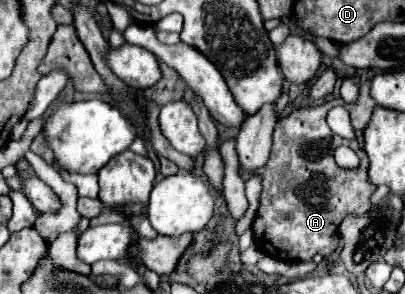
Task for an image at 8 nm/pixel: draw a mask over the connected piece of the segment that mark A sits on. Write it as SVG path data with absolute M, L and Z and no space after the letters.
M370 80L360 84L356 104L346 104L342 98L334 98L320 106L296 108L290 116L278 120L268 164L252 174L238 170L242 180L252 176L262 178L260 206L252 222L252 232L256 246L278 260L310 262L314 254L330 256L338 246L334 236L338 234L344 216L348 212L364 214L370 210L370 196L376 188L368 182L368 158L360 158L360 166L352 170L338 168L332 158L334 150L342 144L334 142L334 134L326 124L326 114L338 104L350 110L353 128L364 130L376 106L370 96Z

